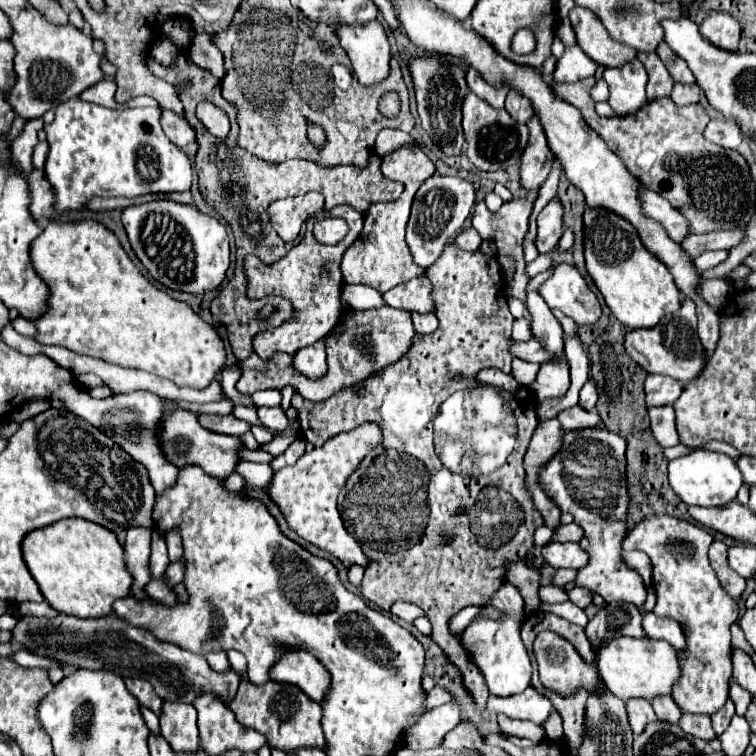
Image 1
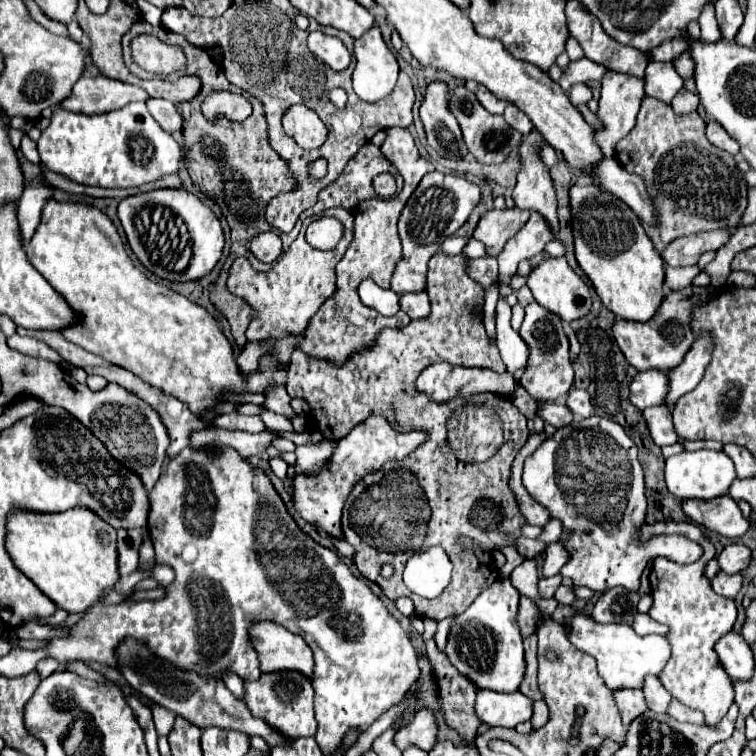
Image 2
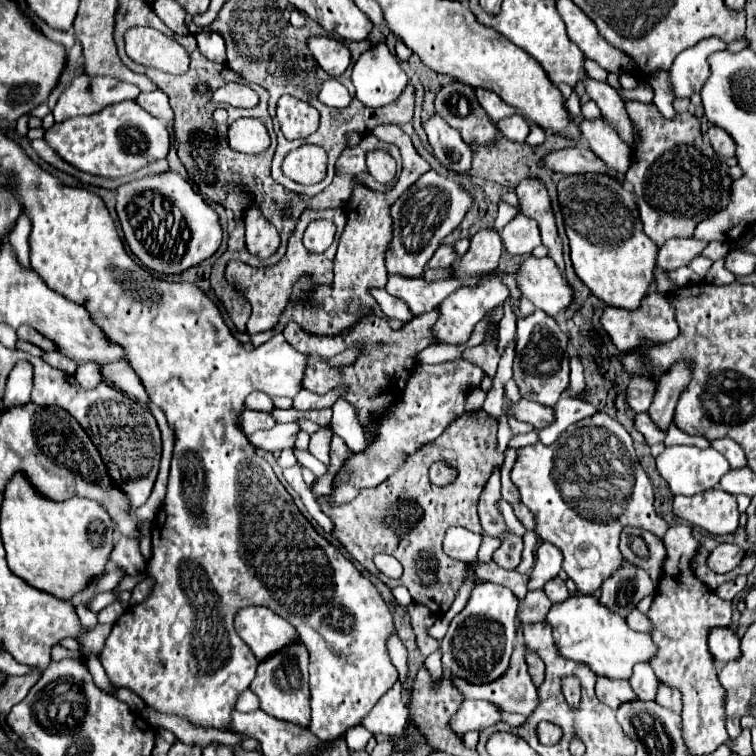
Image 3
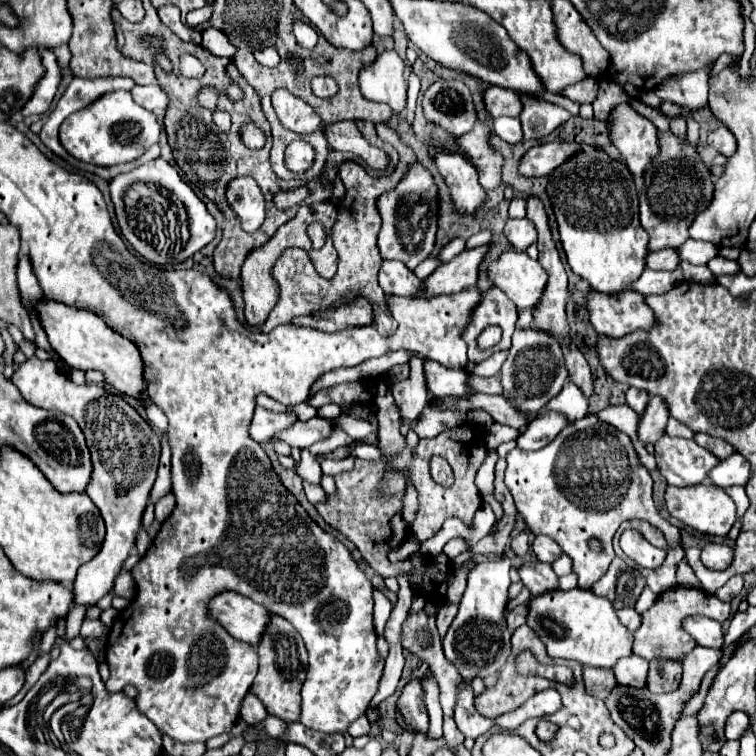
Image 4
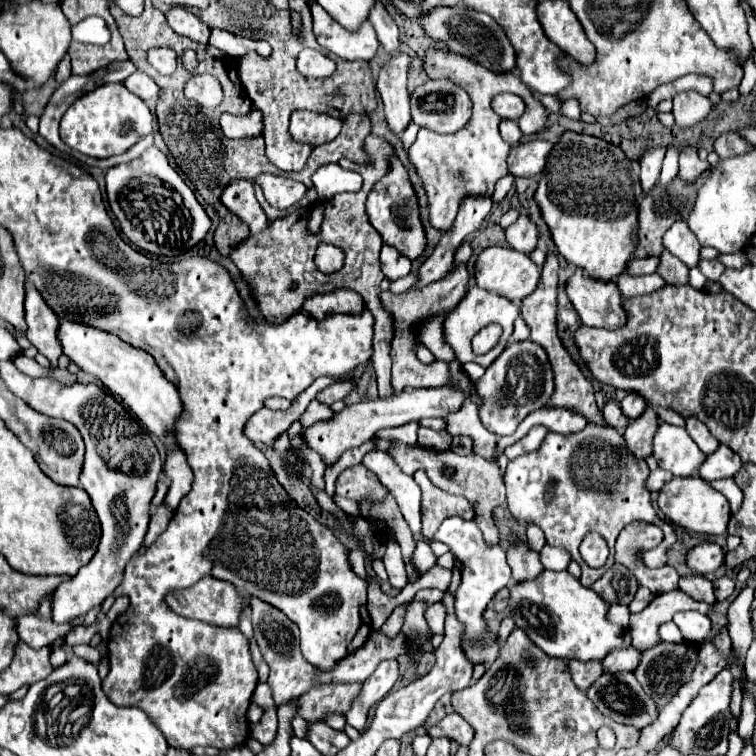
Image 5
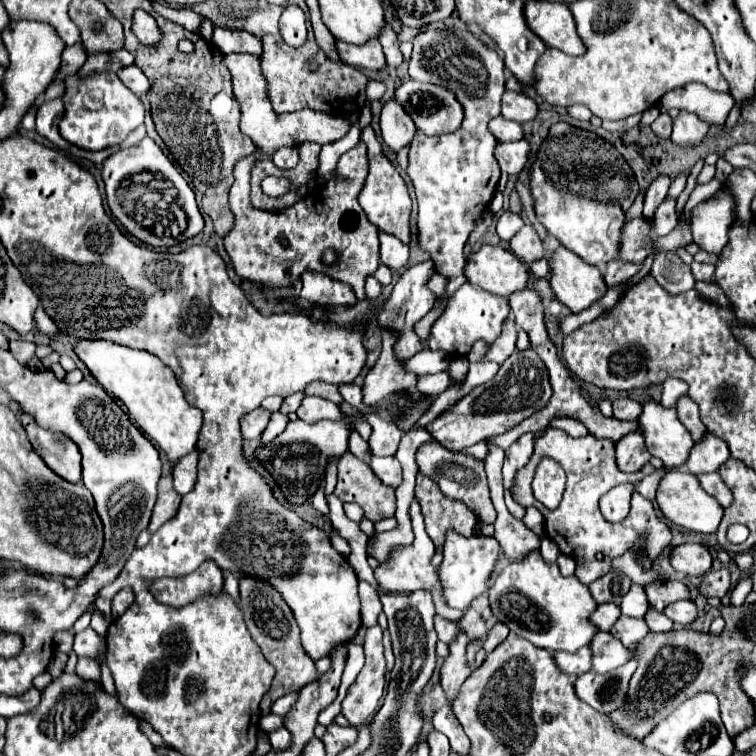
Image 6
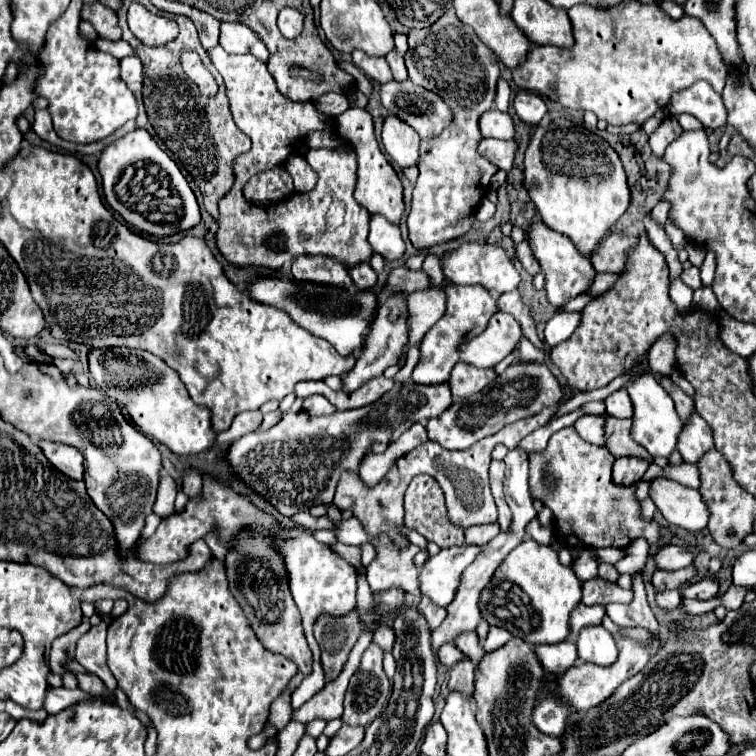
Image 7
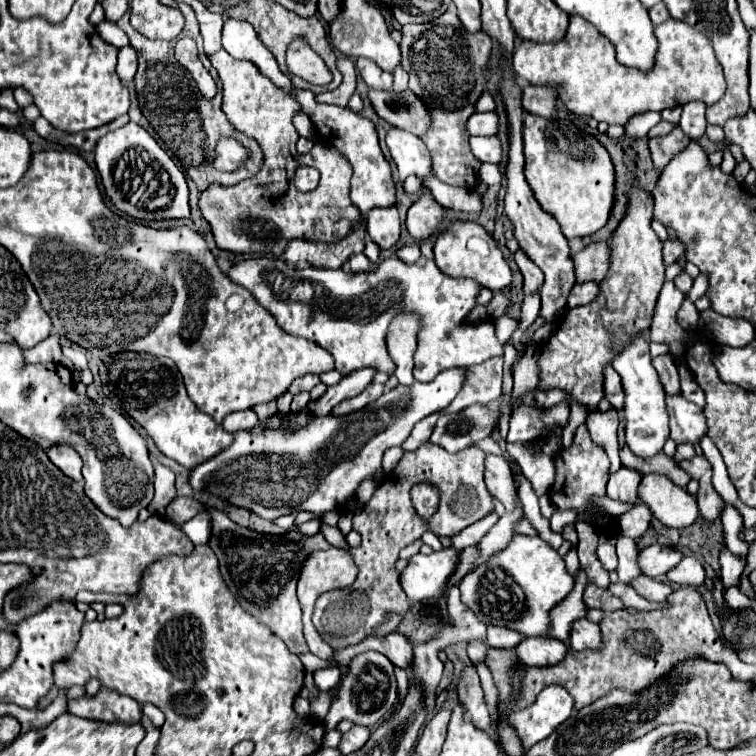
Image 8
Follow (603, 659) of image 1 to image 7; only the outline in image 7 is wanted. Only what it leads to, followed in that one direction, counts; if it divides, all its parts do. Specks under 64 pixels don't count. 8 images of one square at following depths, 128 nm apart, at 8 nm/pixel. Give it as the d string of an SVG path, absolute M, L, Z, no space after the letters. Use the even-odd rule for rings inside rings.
M524 540L518 544L498 566L494 578L490 580L490 586L486 586L486 592L480 594L480 612L482 618L490 626L504 628L512 632L512 636L518 636L530 644L558 644L564 642L570 636L570 612L580 604L582 600L582 582L576 578L572 568L562 566L558 562L558 554L552 546L542 546L534 540Z

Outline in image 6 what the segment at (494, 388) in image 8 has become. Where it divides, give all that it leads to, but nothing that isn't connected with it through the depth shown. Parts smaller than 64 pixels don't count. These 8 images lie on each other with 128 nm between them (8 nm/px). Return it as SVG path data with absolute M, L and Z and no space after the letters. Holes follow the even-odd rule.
M456 356L456 358L452 358L448 370L450 370L452 382L462 382L466 378L466 372L468 372L468 360L462 356Z

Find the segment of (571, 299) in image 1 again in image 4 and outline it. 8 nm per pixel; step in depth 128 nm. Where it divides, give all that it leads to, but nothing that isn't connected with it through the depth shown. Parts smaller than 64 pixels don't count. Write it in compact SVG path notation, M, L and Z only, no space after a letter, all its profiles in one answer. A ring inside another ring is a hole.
M508 250L490 264L490 278L518 310L536 308L548 284L548 272L526 252ZM496 352L496 354L492 354L488 360L484 360L482 364L476 364L476 368L474 368L474 374L476 376L482 376L482 378L488 378L488 376L496 376L498 372L500 372L500 368L502 368L502 362L506 360L506 352Z

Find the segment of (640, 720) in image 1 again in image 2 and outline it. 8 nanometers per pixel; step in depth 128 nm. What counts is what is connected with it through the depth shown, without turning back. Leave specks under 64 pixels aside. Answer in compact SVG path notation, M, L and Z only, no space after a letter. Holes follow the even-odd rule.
M618 690L618 692L614 692L614 698L618 702L622 722L626 728L632 724L634 718L642 716L648 710L642 690Z

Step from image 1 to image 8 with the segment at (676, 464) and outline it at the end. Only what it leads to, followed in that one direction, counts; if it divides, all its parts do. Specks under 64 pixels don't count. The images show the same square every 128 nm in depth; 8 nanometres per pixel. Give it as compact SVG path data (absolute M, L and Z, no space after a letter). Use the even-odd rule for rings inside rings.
M638 336L630 346L626 346L626 350L620 356L616 356L612 366L620 374L622 386L624 386L624 392L626 392L626 406L624 406L626 444L640 458L656 456L662 450L664 442L668 440L670 428L668 428L666 394L664 394L664 388L660 384L658 372L652 366L646 338Z

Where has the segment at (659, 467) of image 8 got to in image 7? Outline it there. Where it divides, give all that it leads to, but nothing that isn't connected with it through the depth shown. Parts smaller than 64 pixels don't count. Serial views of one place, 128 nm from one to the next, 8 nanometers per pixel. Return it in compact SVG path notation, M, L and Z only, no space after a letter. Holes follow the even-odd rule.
M606 414L606 426L604 426L604 436L606 436L606 448L618 458L618 454L636 454L646 458L648 462L652 462L650 454L646 454L646 450L642 450L640 444L636 444L630 438L630 428L632 428L632 419L612 418Z

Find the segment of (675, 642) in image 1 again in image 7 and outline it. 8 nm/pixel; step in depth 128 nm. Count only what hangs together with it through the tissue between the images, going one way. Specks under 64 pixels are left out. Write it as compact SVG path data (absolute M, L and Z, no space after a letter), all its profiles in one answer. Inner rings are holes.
M580 604L578 610L574 610L574 614L570 614L570 628L574 630L572 638L578 636L578 632L584 628L584 626L598 626L602 624L602 618L606 616L606 606L586 606L586 604Z

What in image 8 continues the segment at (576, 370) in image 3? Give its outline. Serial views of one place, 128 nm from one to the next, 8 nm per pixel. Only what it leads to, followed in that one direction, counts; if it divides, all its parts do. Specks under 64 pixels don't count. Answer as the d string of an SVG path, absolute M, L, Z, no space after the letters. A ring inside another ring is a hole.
M608 410L602 414L590 414L586 418L586 428L590 432L590 438L594 444L598 444L610 458L610 474L614 474L622 462L618 458L618 438L616 438L616 428L618 428L618 412Z

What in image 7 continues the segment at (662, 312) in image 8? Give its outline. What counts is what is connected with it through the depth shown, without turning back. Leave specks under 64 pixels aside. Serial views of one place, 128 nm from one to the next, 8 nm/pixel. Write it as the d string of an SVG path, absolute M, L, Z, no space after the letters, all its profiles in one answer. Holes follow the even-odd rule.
M646 214L644 228L646 228L646 236L652 242L652 246L666 258L666 264L670 268L670 276L678 276L682 272L682 264L678 260L678 250L672 246L666 230L652 218L652 214ZM664 336L648 352L648 366L654 374L670 376L674 370L674 340Z

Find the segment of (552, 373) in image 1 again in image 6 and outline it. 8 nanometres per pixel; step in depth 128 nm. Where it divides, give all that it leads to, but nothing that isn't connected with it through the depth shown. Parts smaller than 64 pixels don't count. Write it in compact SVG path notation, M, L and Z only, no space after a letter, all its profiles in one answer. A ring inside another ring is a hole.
M532 348L516 350L512 356L506 358L506 362L500 366L498 374L492 380L472 388L468 396L464 396L450 410L442 412L434 422L426 426L426 430L444 448L462 450L466 446L504 434L506 430L514 428L524 418L532 416L536 410L546 406L550 396L552 396L552 388L548 382L548 370L540 360L540 356Z

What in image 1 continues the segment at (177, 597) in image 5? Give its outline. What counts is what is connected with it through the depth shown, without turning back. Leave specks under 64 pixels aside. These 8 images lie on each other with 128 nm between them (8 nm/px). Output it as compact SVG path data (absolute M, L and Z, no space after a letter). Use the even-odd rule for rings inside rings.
M288 650L274 670L270 670L270 678L274 682L294 684L314 702L322 704L330 690L330 674L316 660L306 654L306 650Z

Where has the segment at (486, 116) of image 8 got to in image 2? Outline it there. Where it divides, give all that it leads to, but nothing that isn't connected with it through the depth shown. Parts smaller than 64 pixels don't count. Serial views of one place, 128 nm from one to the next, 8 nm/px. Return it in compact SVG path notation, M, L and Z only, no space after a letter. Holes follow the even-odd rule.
M508 104L508 106L506 106L504 118L506 118L506 122L510 122L510 126L514 126L514 130L522 132L524 136L526 136L526 134L530 134L530 132L532 132L532 128L534 128L532 120L530 120L530 118L520 110L520 108L516 108L514 104Z

